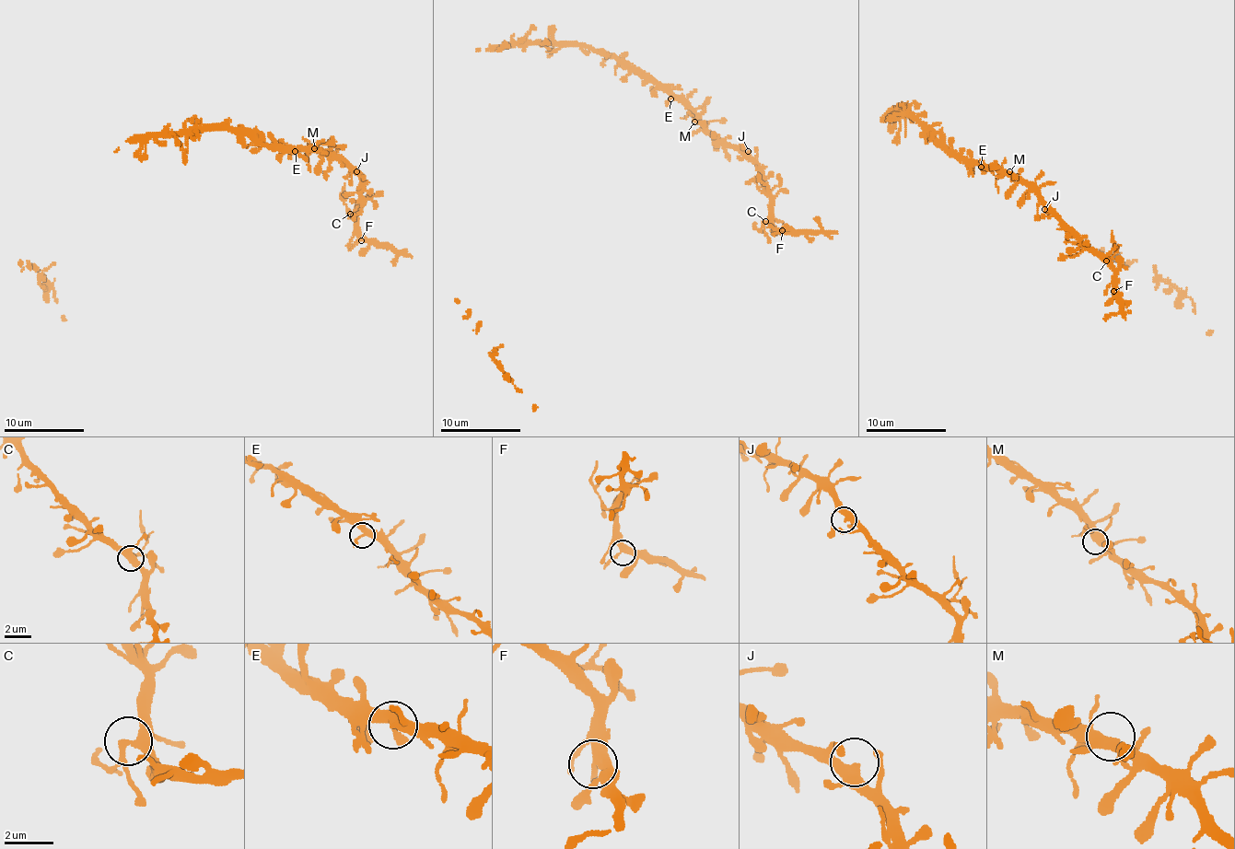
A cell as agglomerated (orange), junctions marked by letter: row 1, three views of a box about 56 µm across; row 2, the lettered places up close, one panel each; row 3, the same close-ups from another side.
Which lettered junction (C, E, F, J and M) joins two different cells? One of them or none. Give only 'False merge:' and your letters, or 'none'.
False merge: C

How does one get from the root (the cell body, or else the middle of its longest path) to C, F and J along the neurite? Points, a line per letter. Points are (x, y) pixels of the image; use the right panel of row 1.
C: (1006, 174), (1015, 175), (1090, 250), (1094, 250), (1107, 261)
F: (1006, 174), (1015, 175), (1111, 266), (1114, 273), (1113, 291)
J: (1006, 174), (1015, 175), (1039, 197), (1046, 206), (1044, 209)

